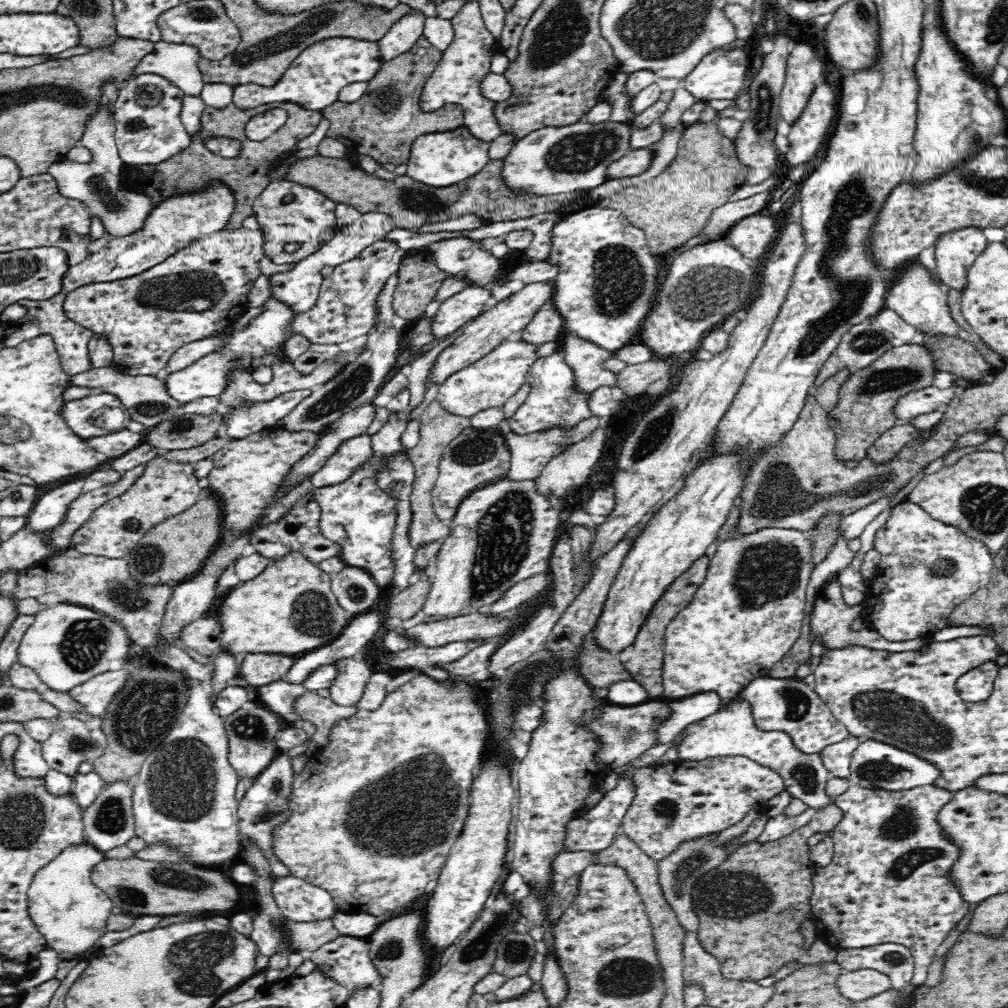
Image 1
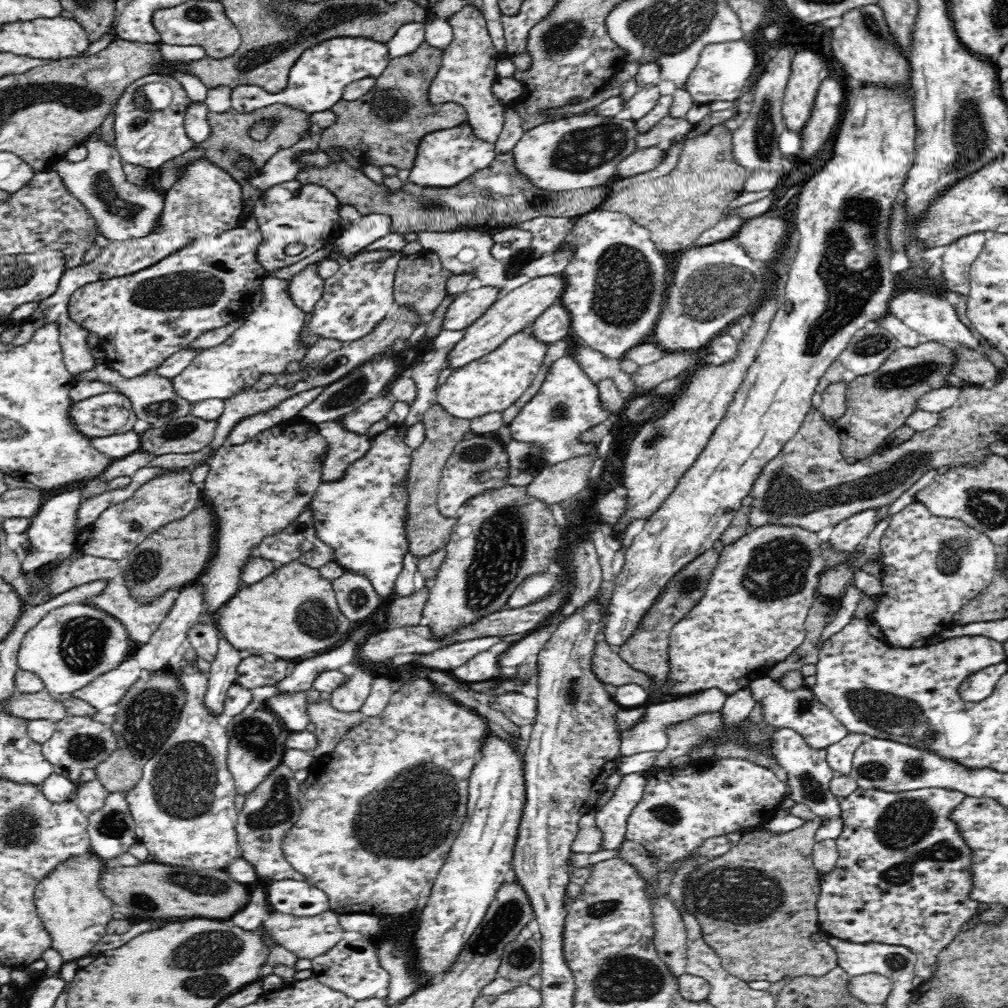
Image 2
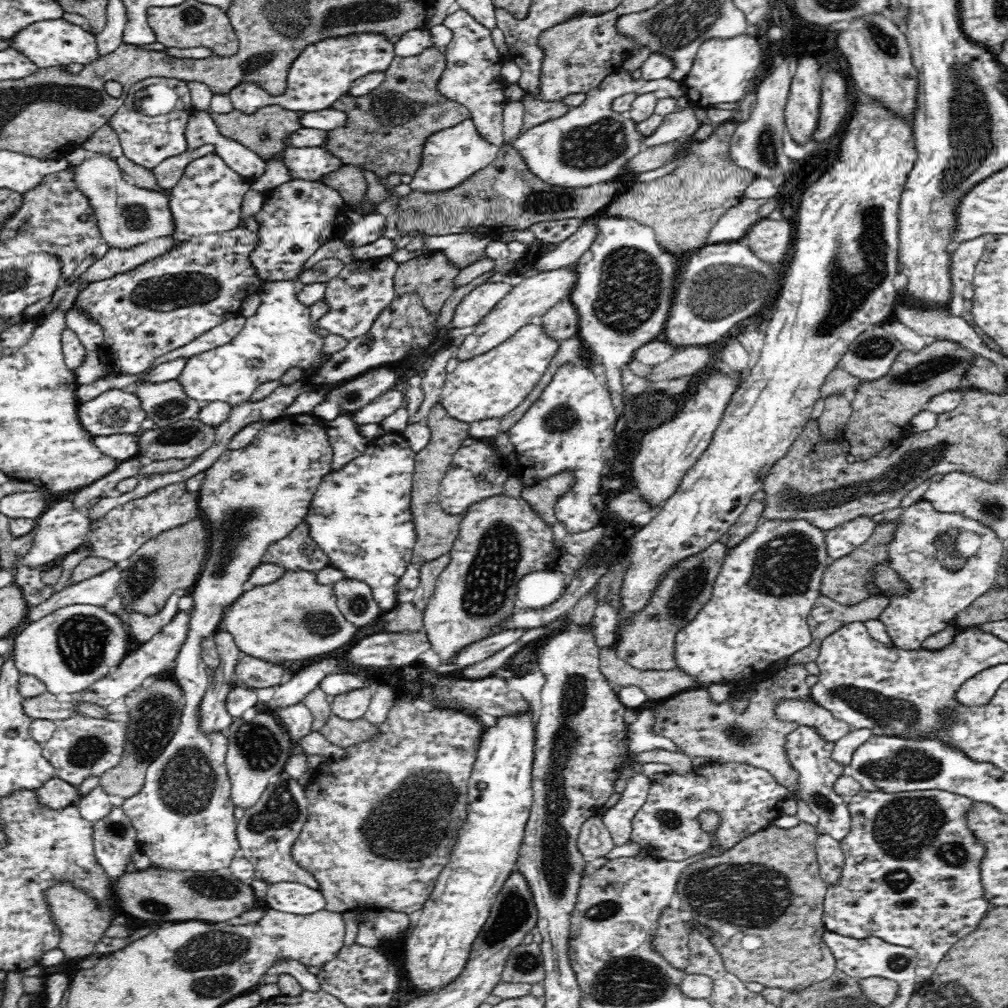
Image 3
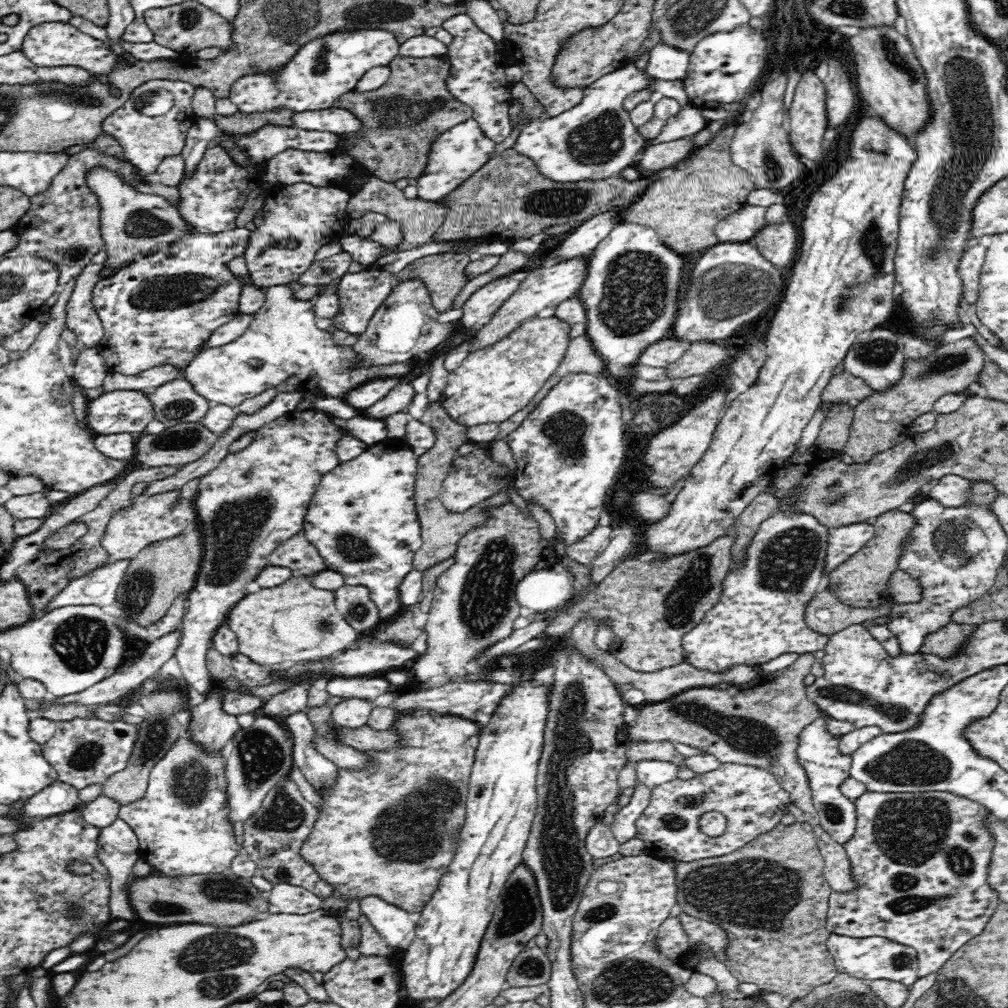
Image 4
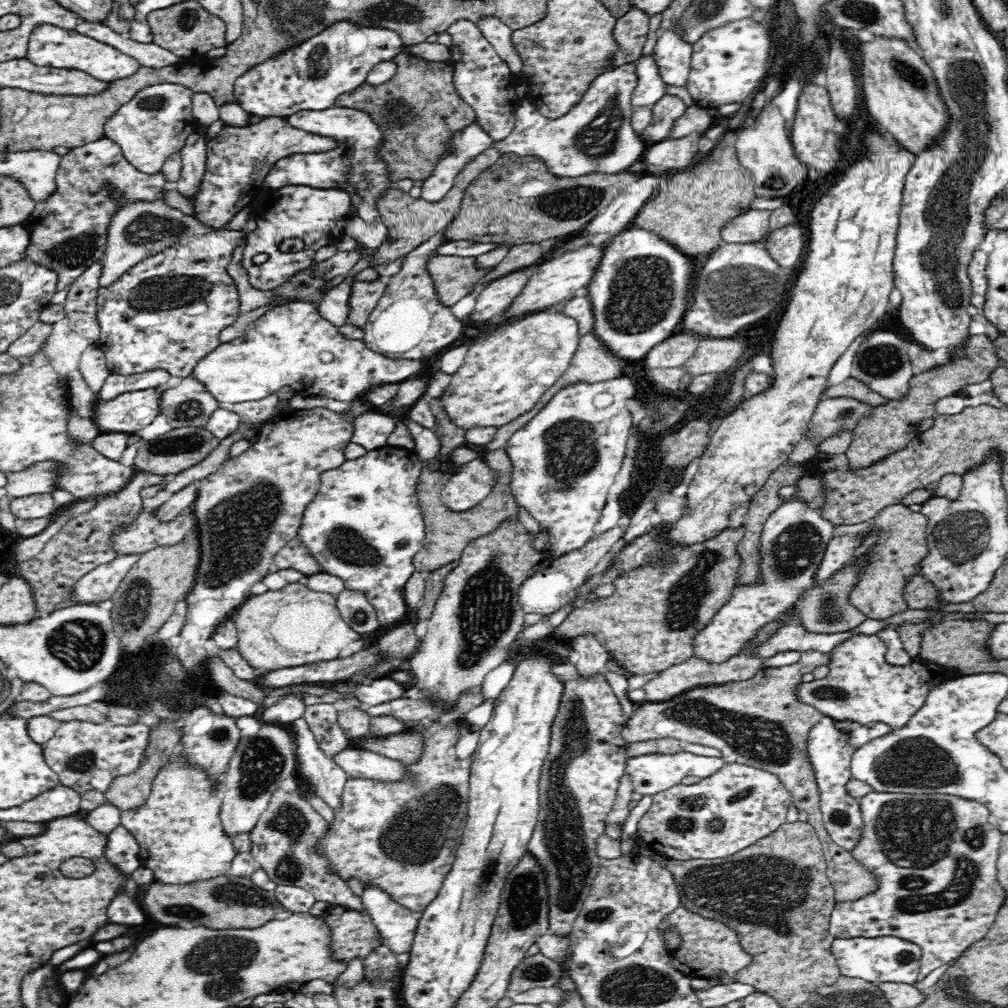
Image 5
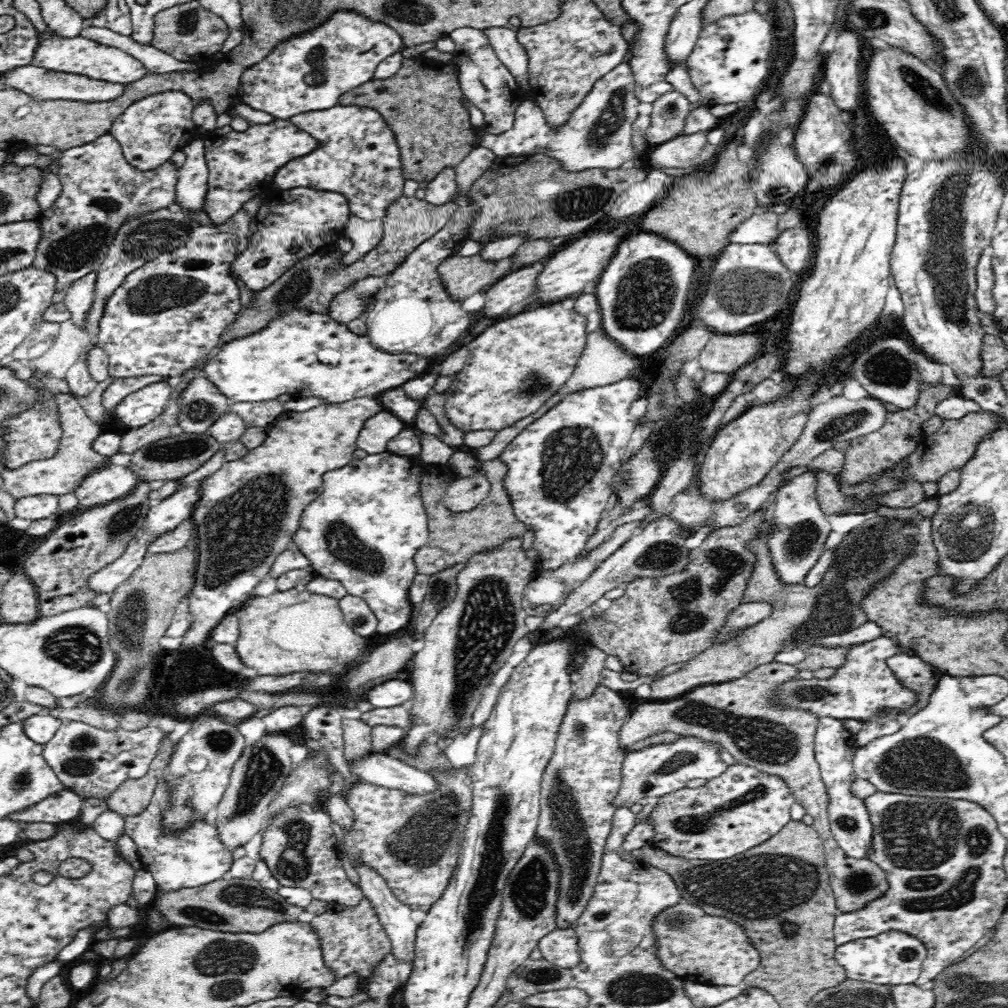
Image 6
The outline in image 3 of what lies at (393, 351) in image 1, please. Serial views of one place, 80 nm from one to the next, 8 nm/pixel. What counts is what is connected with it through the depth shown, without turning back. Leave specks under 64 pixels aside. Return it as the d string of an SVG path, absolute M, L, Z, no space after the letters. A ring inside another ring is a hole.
M393 366L373 368L327 393L327 399L315 406L311 413L327 422L334 420L341 412L355 412L392 390L397 380Z

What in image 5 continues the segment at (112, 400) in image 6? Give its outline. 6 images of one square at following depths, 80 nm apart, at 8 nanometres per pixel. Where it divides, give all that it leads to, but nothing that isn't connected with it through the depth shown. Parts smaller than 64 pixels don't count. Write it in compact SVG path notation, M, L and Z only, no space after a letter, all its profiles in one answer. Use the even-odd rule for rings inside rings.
M154 370L154 372L142 372L132 376L120 376L110 374L106 378L105 384L98 393L98 398L109 401L114 397L126 394L126 392L134 392L148 388L156 388L164 386L171 375L162 371Z

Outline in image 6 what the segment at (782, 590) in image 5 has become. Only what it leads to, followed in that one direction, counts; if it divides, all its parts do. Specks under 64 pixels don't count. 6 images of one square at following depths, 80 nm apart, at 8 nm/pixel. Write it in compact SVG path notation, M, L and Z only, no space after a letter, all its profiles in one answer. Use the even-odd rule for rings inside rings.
M806 467L803 472L791 478L775 492L771 514L774 517L773 533L767 538L775 571L786 584L803 584L808 571L816 564L824 542L831 532L831 526L817 500L818 476L821 470ZM742 603L733 610L727 618L727 623L718 633L714 642L722 642L726 638L730 638L730 634L734 634L740 628L748 628L754 626L756 622L760 622L766 616L770 616L772 607L770 603Z

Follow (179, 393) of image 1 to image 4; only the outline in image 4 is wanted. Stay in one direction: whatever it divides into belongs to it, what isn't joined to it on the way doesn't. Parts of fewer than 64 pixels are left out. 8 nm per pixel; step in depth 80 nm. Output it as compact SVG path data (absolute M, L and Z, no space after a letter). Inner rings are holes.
M289 286L263 290L266 304L257 311L256 318L239 338L222 346L208 347L192 360L182 378L194 385L194 391L211 404L236 408L243 400L254 398L296 377L301 381L300 393L345 400L352 390L372 380L398 380L411 372L410 362L360 363L359 352L353 346L336 344L326 324L316 318L314 304L293 298Z

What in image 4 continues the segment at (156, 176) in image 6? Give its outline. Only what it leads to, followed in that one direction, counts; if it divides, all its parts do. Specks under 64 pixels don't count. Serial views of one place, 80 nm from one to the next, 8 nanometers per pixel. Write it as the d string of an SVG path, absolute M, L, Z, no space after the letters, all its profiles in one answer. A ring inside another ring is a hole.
M84 145L80 151L68 156L68 162L64 164L64 168L58 172L54 179L52 179L51 187L42 194L29 197L31 201L28 212L20 218L20 220L13 226L16 232L19 232L22 242L18 244L18 248L14 248L12 252L8 252L9 258L26 258L26 257L39 257L49 260L55 265L59 273L60 289L64 288L66 284L72 282L75 277L78 277L84 268L90 264L90 260L105 251L105 242L101 234L101 206L99 203L98 195L92 192L92 189L87 186L88 173L96 167L102 167L112 173L118 175L124 184L130 185L136 191L146 193L146 188L140 190L140 187L147 185L143 175L135 168L135 166L128 160L122 160L119 156L113 154L106 154L103 150L95 148L95 146Z

